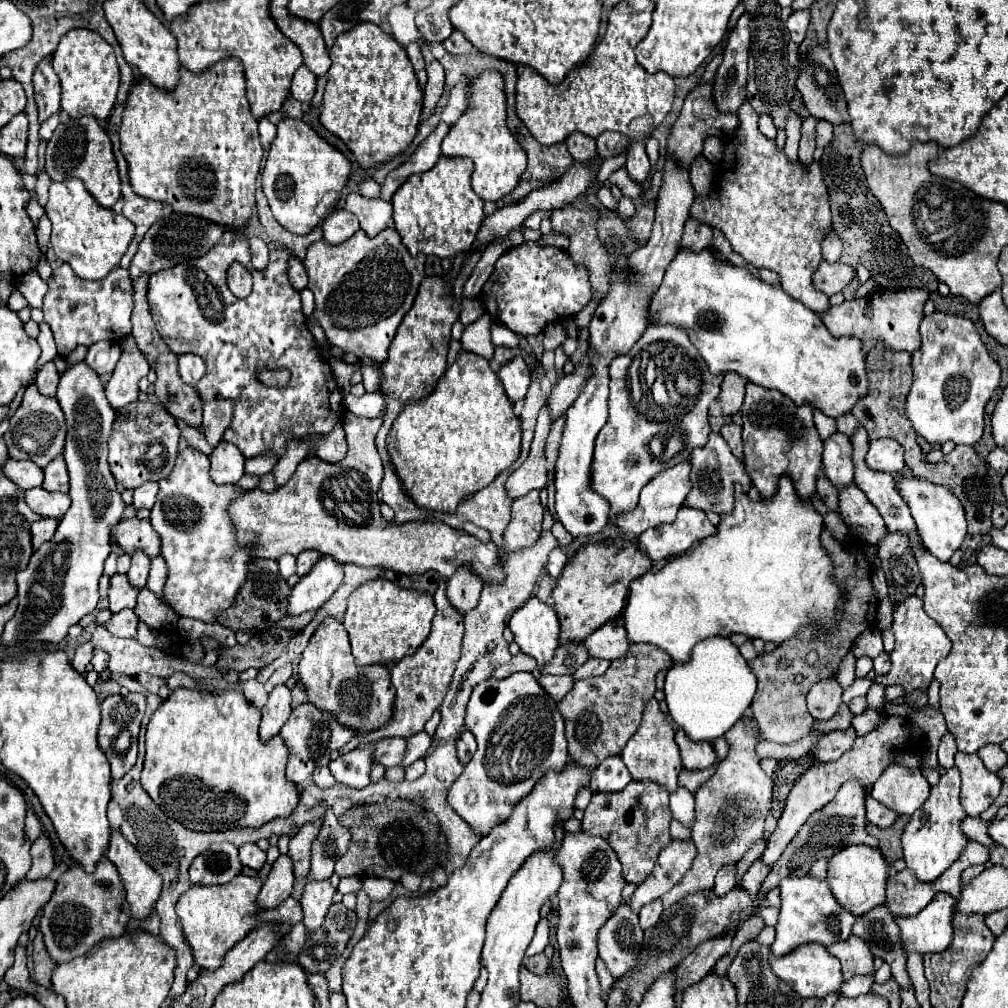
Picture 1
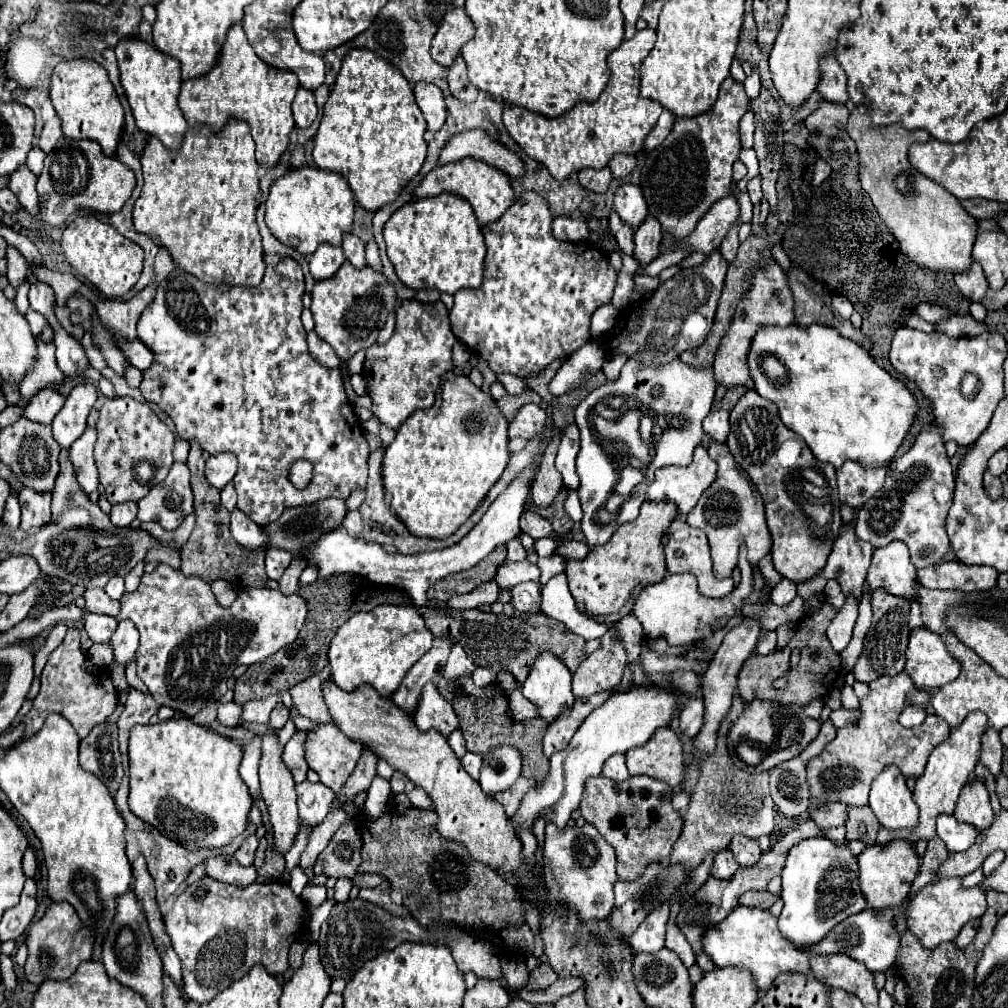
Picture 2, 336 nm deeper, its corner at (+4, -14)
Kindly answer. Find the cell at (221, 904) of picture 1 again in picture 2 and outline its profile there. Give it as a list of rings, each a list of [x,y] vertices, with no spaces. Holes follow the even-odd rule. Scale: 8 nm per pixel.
[[[208,876],[188,886],[172,908],[164,916],[166,932],[172,940],[172,948],[182,960],[184,976],[184,996],[200,1004],[210,1002],[216,994],[232,986],[236,980],[246,976],[254,964],[262,964],[272,976],[286,972],[288,968],[288,950],[294,942],[304,916],[304,904],[294,896],[292,888],[274,880],[268,884],[250,884],[246,888],[236,888],[230,884],[220,884]]]

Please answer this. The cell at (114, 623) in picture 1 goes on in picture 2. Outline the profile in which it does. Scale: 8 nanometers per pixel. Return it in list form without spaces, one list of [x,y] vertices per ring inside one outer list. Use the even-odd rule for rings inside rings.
[[[88,614],[84,618],[84,624],[86,624],[86,632],[92,642],[110,642],[110,638],[118,626],[118,620],[112,616]]]

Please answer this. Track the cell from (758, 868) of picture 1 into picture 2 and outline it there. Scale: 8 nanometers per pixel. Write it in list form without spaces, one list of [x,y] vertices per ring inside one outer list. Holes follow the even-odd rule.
[[[740,834],[732,838],[730,850],[732,850],[736,862],[738,862],[742,868],[754,866],[754,864],[760,860],[760,856],[762,856],[762,850],[760,850],[758,842],[756,842],[756,840],[750,840],[750,838],[746,838],[746,836],[740,836]]]

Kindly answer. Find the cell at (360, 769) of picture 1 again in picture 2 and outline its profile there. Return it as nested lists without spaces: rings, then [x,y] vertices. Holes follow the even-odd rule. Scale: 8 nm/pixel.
[[[308,780],[296,784],[298,792],[298,812],[300,822],[316,826],[324,820],[324,816],[330,812],[330,804],[334,800],[334,792],[324,786],[322,782],[312,784]]]

